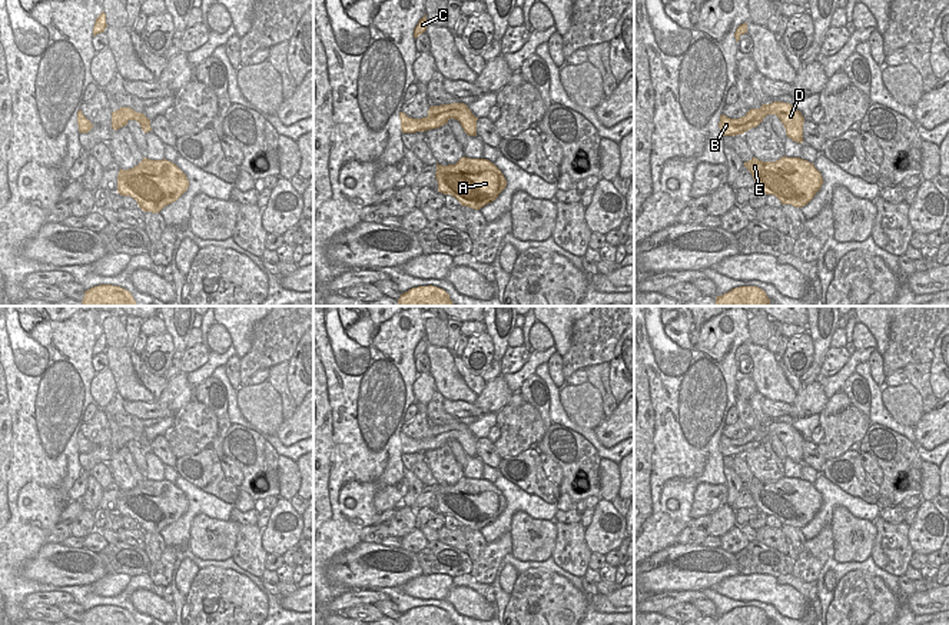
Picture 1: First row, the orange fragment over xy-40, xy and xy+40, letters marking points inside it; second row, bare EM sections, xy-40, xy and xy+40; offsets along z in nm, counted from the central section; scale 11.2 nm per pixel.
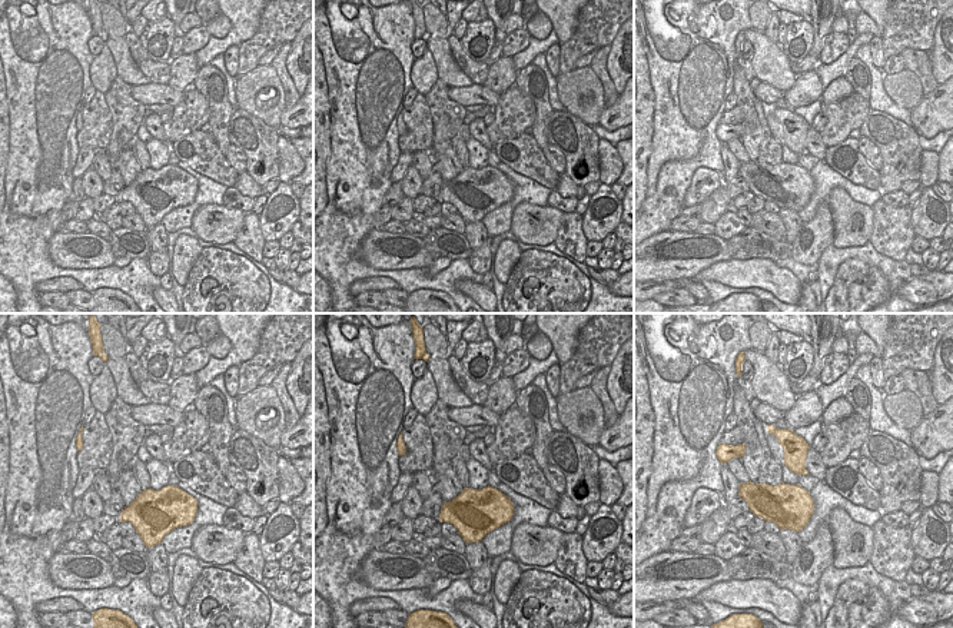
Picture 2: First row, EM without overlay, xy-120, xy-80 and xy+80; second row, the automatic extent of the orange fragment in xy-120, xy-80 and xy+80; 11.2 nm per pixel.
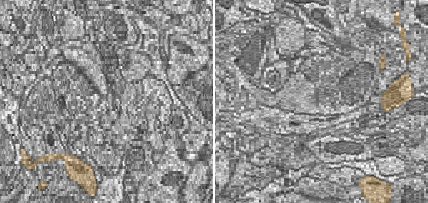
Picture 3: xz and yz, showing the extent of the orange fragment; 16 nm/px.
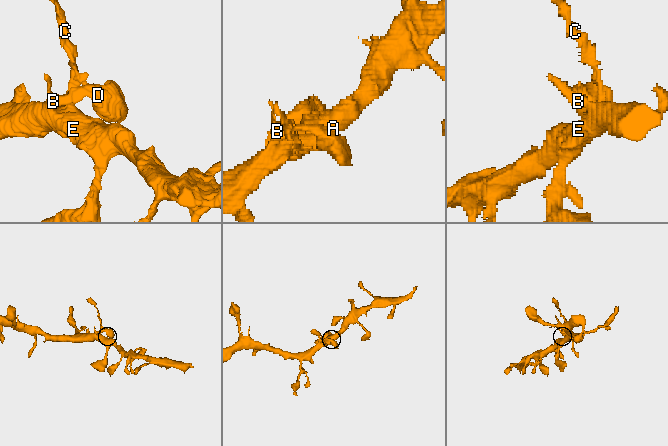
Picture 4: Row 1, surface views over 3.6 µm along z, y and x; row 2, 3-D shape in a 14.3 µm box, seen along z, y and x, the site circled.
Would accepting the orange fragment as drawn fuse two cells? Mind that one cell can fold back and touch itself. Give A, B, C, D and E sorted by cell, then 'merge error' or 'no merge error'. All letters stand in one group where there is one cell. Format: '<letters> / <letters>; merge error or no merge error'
A B C D E; no merge error

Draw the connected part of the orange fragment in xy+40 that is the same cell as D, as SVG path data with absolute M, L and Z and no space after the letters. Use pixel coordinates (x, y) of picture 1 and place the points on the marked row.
M773 102L761 104L760 109L750 109L740 119L730 119L724 114L720 116L720 132L723 136L737 136L757 127L767 114L776 114L786 129L787 137L793 142L803 143L803 123L804 117L790 103Z

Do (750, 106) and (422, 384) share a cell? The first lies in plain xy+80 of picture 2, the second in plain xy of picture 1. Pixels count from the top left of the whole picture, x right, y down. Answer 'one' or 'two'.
two

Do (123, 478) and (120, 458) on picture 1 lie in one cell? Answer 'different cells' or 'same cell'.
same cell

